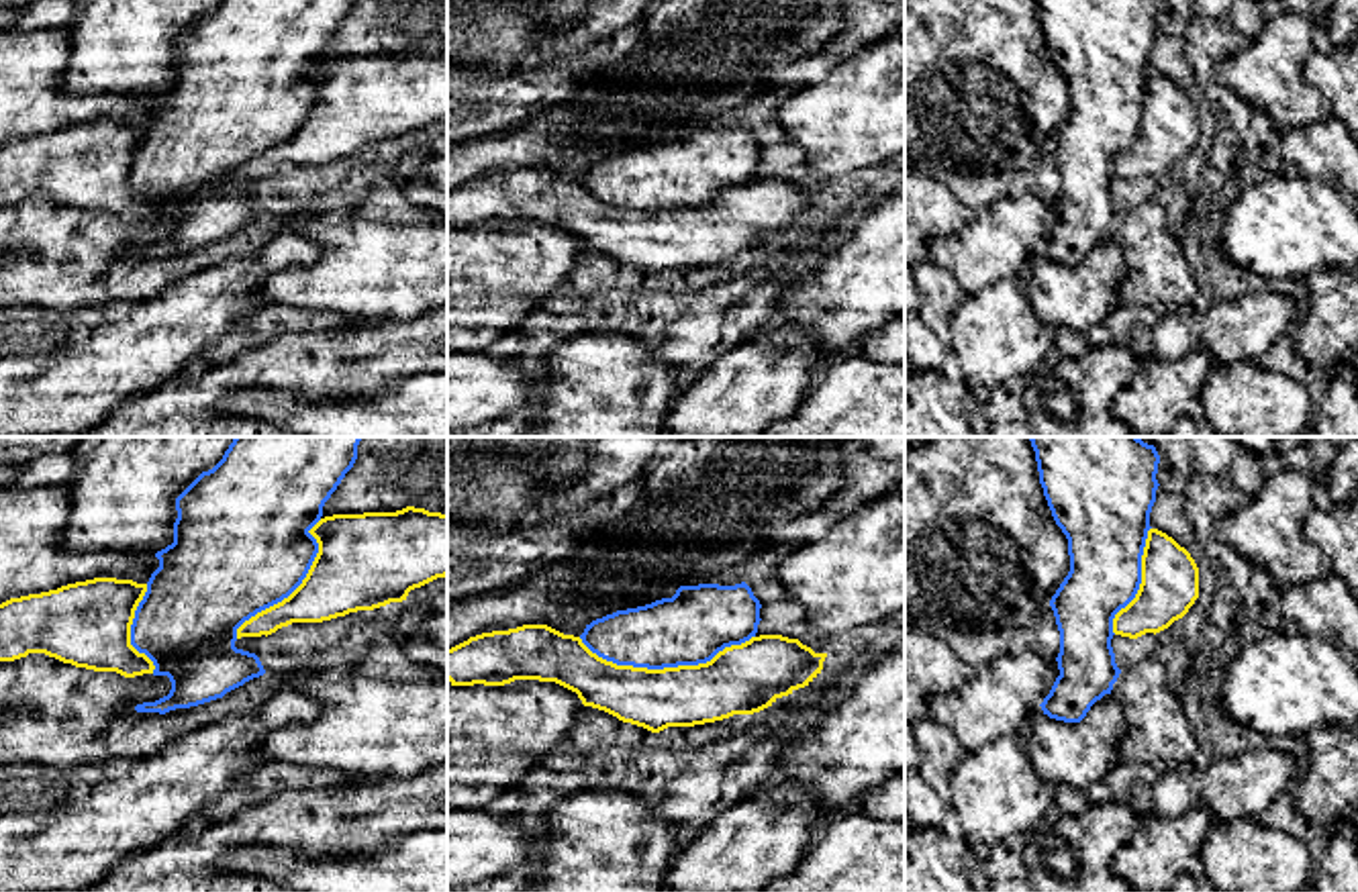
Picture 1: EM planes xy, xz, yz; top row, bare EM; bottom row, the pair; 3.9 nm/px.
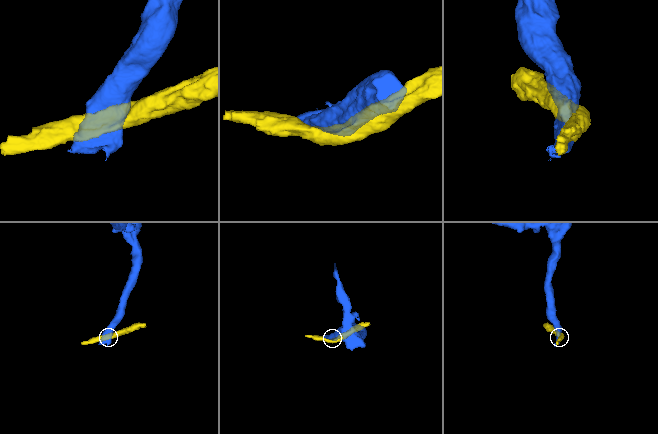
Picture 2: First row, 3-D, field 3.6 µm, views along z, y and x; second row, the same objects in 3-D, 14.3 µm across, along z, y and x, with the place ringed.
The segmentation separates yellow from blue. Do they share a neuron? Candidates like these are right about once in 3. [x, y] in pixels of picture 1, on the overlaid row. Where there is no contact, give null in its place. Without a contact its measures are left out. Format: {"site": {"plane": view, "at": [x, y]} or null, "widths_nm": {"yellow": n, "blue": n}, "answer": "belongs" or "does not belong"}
{"site": {"plane": "xz", "at": [666, 668]}, "widths_nm": {"yellow": 240, "blue": 280}, "answer": "does not belong"}

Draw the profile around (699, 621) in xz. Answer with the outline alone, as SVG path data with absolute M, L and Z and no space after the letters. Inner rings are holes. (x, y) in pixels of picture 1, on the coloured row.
M745 582L680 586L672 598L592 621L580 639L592 653L617 665L698 665L725 647L756 637L760 608Z

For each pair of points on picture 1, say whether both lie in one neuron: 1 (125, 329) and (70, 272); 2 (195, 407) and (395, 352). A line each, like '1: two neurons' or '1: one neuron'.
1: two neurons
2: one neuron

